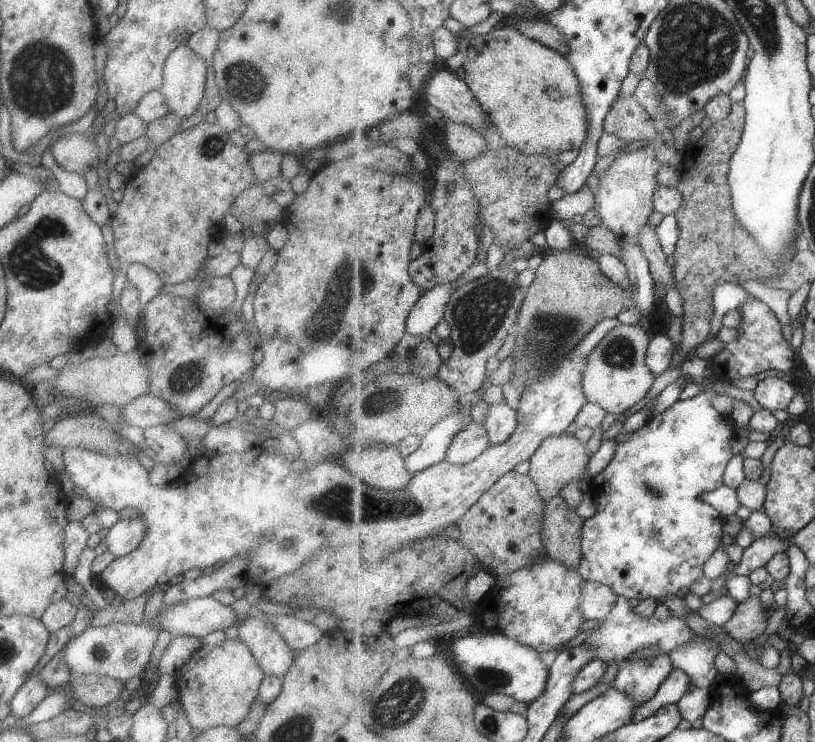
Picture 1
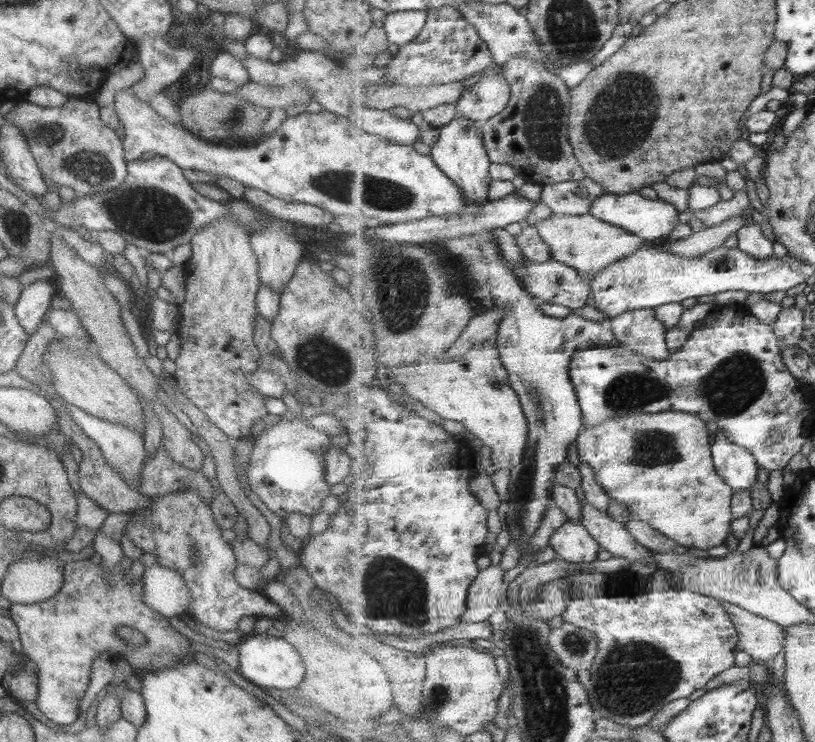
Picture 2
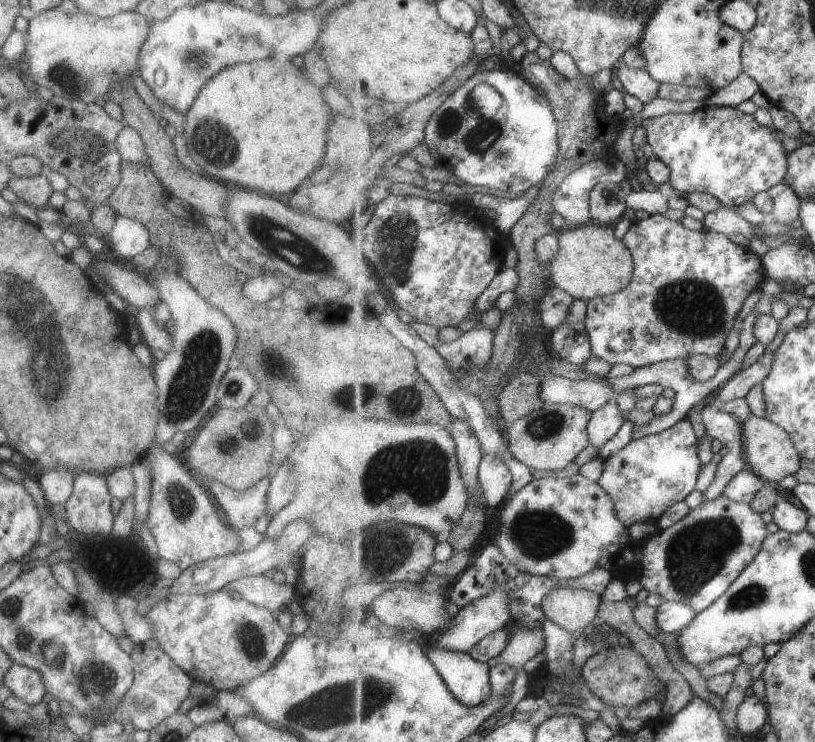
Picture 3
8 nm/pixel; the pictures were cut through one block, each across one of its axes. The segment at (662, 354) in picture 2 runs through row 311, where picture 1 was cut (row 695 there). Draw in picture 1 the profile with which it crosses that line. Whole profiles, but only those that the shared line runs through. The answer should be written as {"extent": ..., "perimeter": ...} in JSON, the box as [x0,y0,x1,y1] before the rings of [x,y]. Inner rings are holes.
{"extent":[613,652,673,704],"perimeter":[[[666,652],[655,658],[626,660],[619,664],[618,674],[613,679],[614,687],[642,704],[659,692],[659,687],[669,678],[673,668],[673,660]]]}

